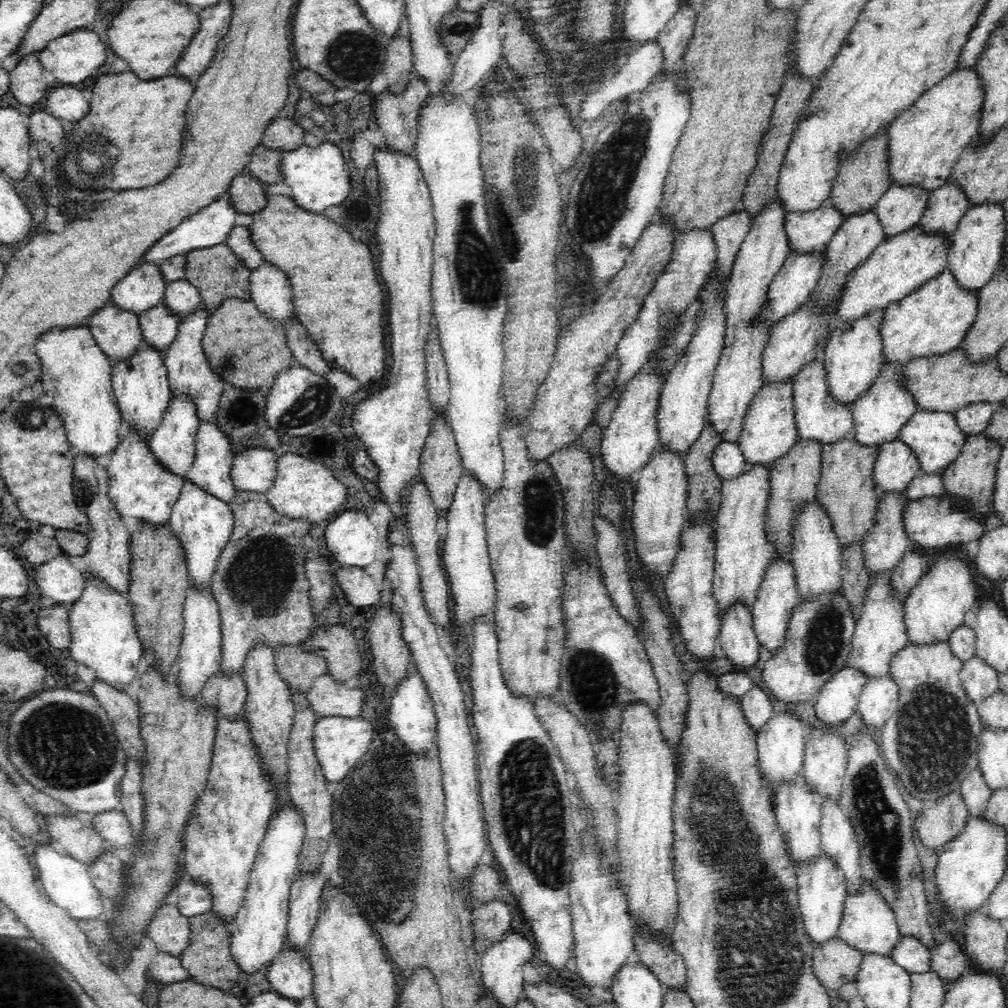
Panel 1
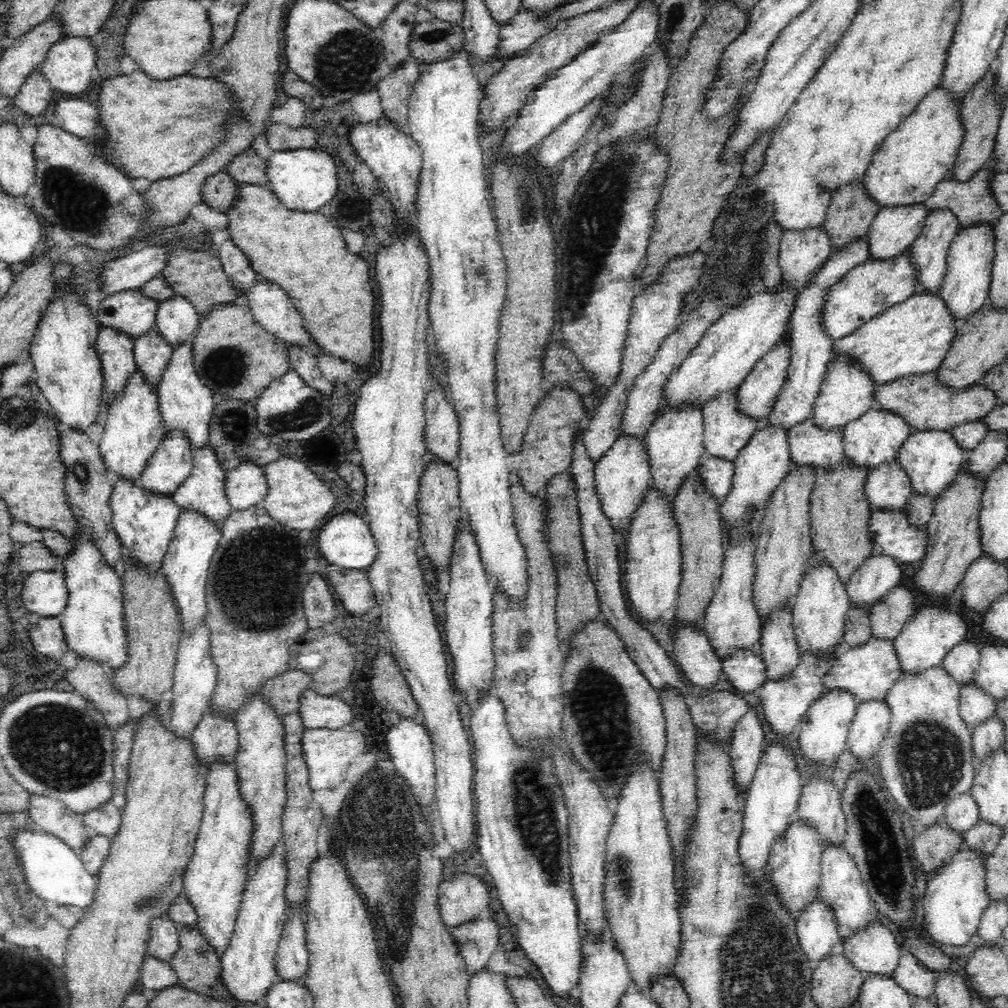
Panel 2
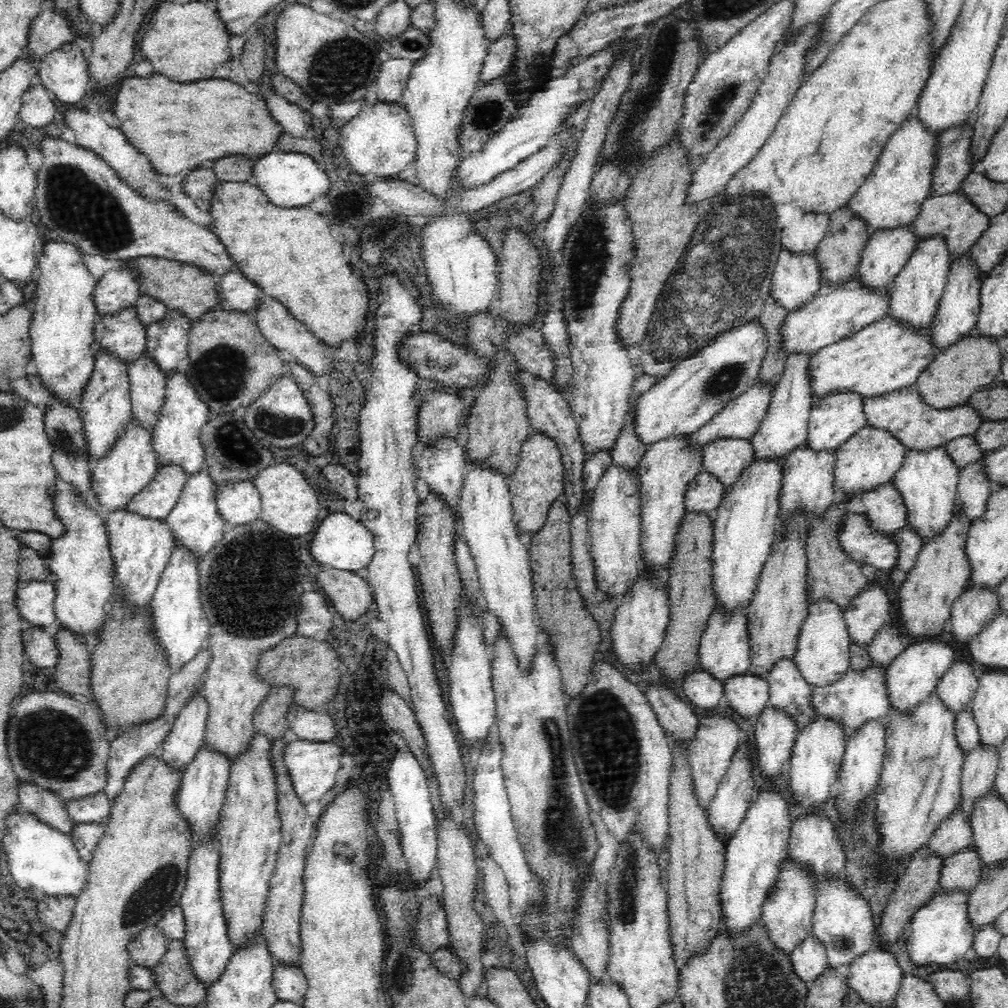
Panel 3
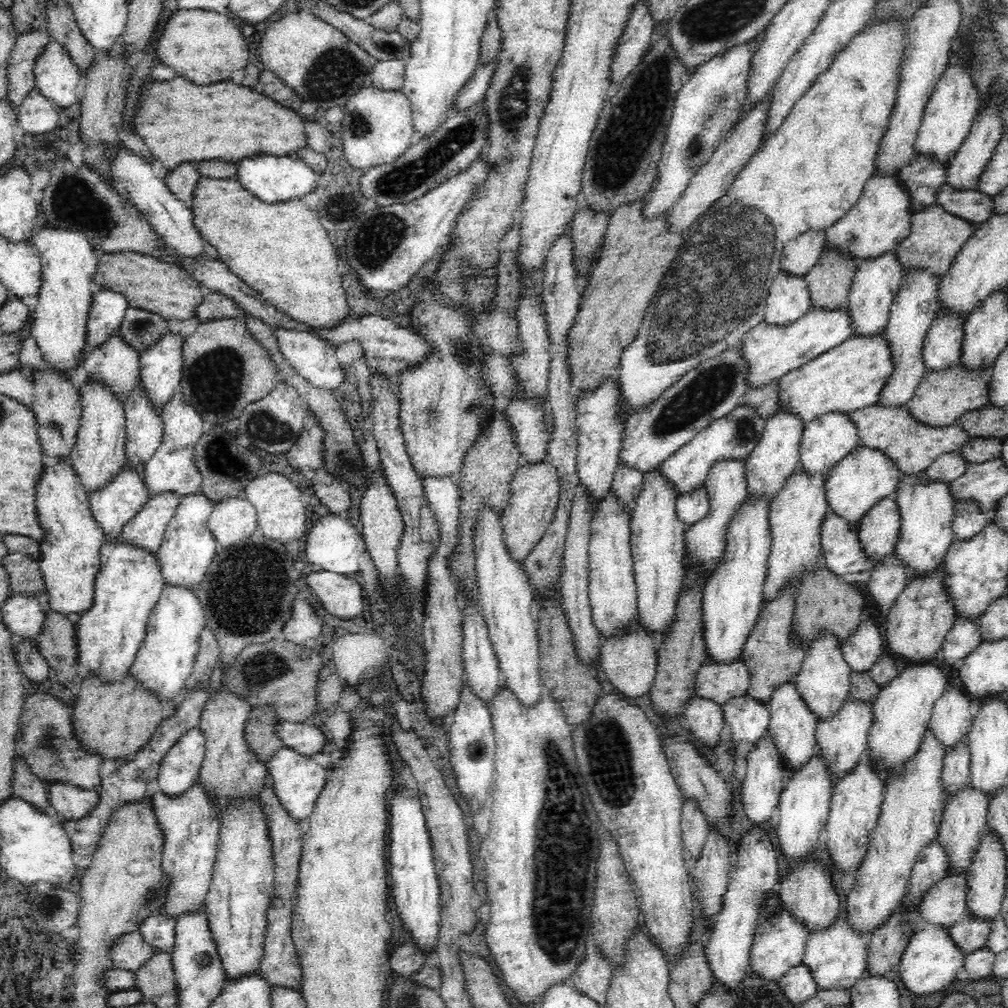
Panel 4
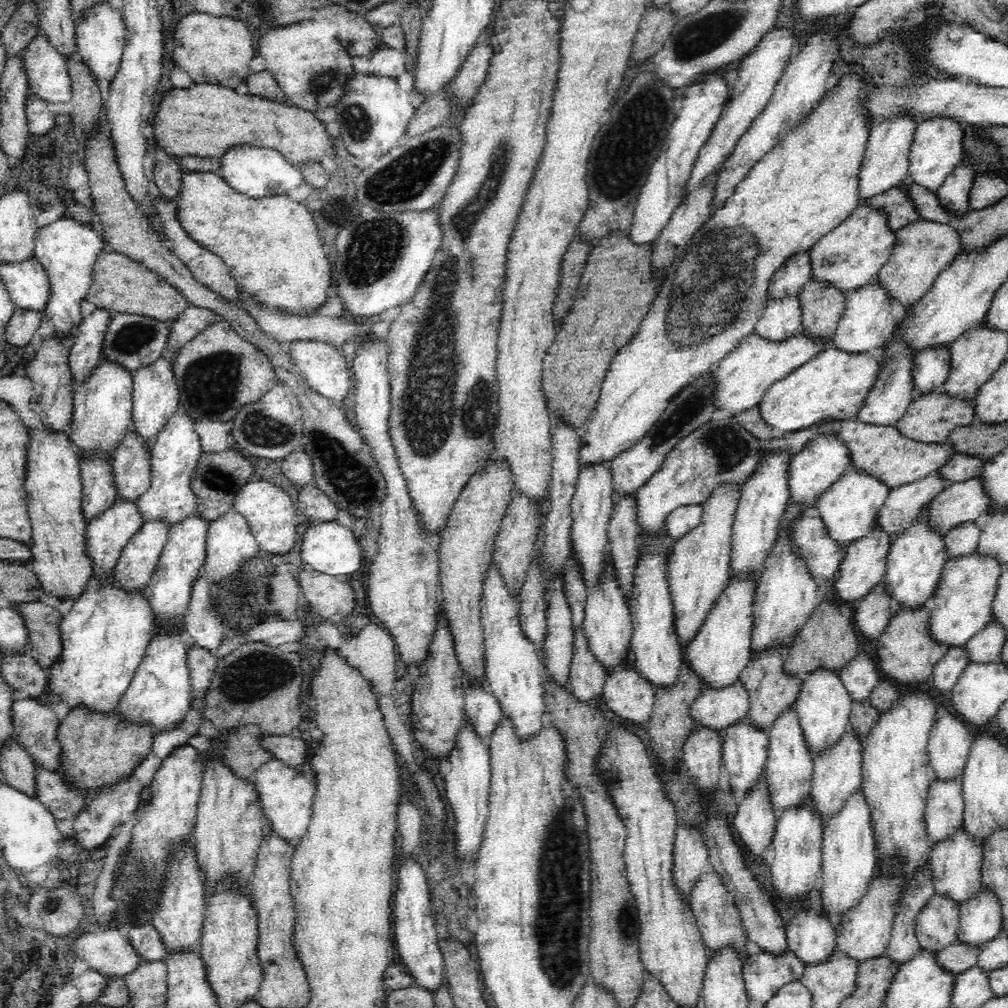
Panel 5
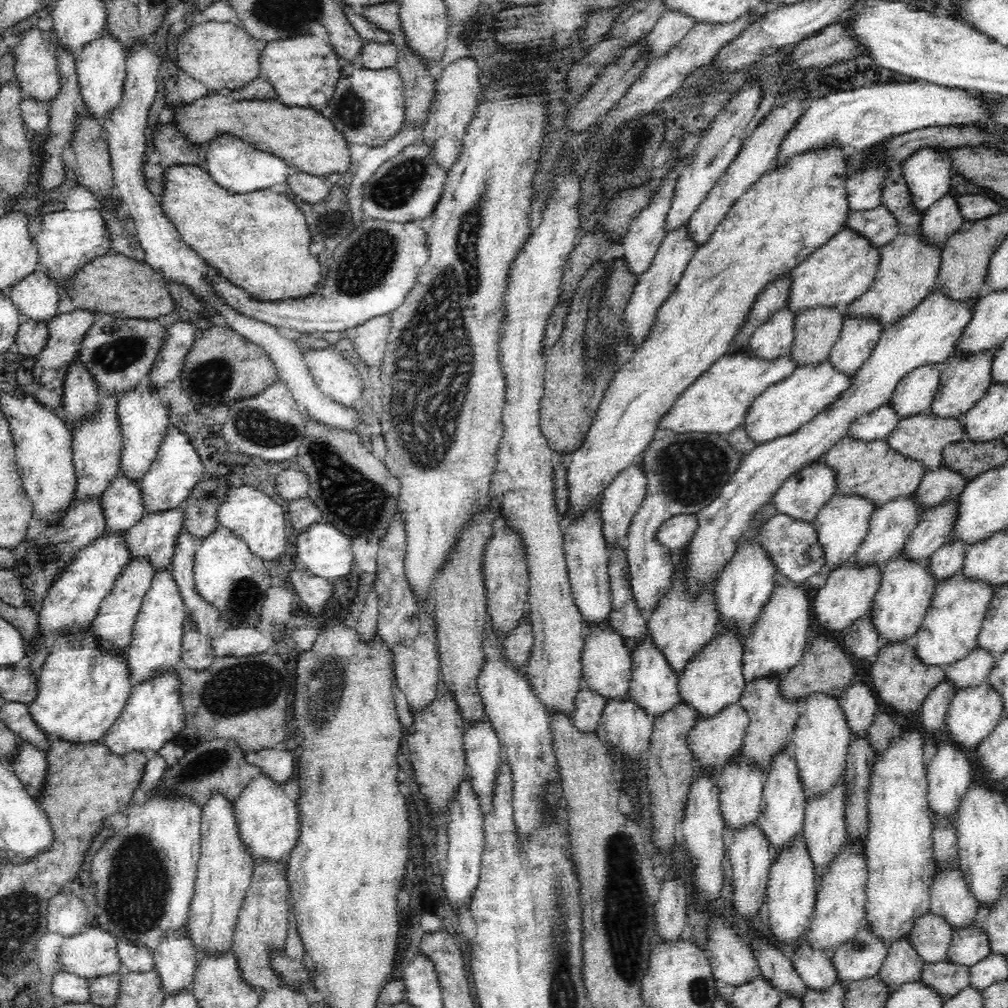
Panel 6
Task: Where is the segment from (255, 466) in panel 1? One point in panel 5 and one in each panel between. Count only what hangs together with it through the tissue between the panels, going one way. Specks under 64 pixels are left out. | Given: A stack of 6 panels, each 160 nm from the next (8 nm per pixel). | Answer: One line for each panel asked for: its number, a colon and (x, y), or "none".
2: (246, 484)
3: (239, 502)
4: (232, 518)
5: (230, 542)

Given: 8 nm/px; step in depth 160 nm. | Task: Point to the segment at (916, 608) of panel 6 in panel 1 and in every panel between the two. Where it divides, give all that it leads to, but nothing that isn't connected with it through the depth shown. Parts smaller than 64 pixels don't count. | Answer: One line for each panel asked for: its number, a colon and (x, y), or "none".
1: (935, 435)
2: (931, 457)
3: (927, 478)
4: (927, 506)
5: (917, 556)

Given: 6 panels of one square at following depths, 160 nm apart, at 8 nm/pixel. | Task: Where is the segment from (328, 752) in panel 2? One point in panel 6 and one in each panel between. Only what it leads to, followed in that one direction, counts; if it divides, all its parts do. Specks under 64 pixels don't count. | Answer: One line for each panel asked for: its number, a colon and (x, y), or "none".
3: (313, 765)
4: (298, 780)
5: (287, 793)
6: (271, 823)

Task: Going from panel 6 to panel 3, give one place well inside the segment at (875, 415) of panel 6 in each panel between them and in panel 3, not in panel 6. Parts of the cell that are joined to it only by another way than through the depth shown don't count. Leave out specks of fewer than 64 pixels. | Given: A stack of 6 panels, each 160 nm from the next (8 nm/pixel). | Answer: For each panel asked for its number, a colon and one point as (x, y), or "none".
3: (917, 290)
4: (916, 304)
5: (893, 392)

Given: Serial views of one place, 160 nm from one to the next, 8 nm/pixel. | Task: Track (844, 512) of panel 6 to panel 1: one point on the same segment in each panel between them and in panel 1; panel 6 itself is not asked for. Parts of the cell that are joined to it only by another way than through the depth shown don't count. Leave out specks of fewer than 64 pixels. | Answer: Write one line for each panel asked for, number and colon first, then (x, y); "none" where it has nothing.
1: (881, 410)
2: (874, 437)
3: (869, 456)
4: (866, 474)
5: (849, 507)

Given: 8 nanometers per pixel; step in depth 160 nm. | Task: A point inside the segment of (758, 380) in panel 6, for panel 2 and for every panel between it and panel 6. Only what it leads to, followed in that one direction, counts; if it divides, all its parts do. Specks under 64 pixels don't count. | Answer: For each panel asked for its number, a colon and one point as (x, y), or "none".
2: (864, 293)
3: (836, 312)
4: (773, 349)
5: (742, 379)

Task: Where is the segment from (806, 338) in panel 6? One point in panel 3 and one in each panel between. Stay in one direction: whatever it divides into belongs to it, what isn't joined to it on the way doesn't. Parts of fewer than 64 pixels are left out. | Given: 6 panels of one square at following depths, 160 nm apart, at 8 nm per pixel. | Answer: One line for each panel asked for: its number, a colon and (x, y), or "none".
3: (839, 252)
4: (830, 280)
5: (823, 304)

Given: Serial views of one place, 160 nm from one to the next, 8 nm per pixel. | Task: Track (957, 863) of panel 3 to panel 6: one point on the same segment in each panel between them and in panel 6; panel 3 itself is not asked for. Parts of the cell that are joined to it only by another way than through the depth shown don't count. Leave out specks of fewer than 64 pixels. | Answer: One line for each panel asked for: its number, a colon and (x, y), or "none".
4: (947, 901)
5: (937, 924)
6: (931, 935)

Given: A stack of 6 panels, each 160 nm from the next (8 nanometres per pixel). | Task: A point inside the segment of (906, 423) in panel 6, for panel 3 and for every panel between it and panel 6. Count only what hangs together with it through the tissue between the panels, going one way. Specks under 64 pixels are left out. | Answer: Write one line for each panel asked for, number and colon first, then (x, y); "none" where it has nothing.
3: (974, 361)
4: (942, 395)
5: (931, 417)

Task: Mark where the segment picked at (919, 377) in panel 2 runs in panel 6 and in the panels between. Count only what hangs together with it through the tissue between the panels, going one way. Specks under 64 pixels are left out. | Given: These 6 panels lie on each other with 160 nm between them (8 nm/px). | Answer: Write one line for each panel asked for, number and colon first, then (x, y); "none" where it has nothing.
3: (905, 413)
4: (914, 445)
5: (882, 449)
6: (871, 467)

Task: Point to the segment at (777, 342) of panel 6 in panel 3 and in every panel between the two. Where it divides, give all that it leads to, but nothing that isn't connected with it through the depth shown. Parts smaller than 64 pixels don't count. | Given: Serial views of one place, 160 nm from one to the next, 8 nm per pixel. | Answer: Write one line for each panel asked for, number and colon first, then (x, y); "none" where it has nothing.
3: (797, 277)
4: (789, 298)
5: (782, 317)

